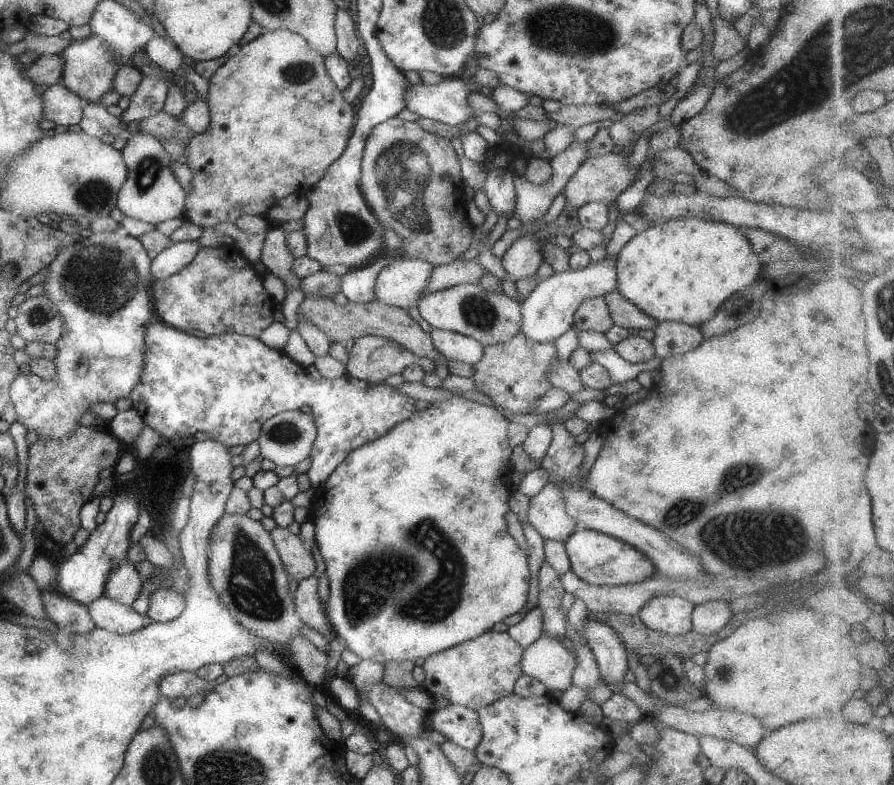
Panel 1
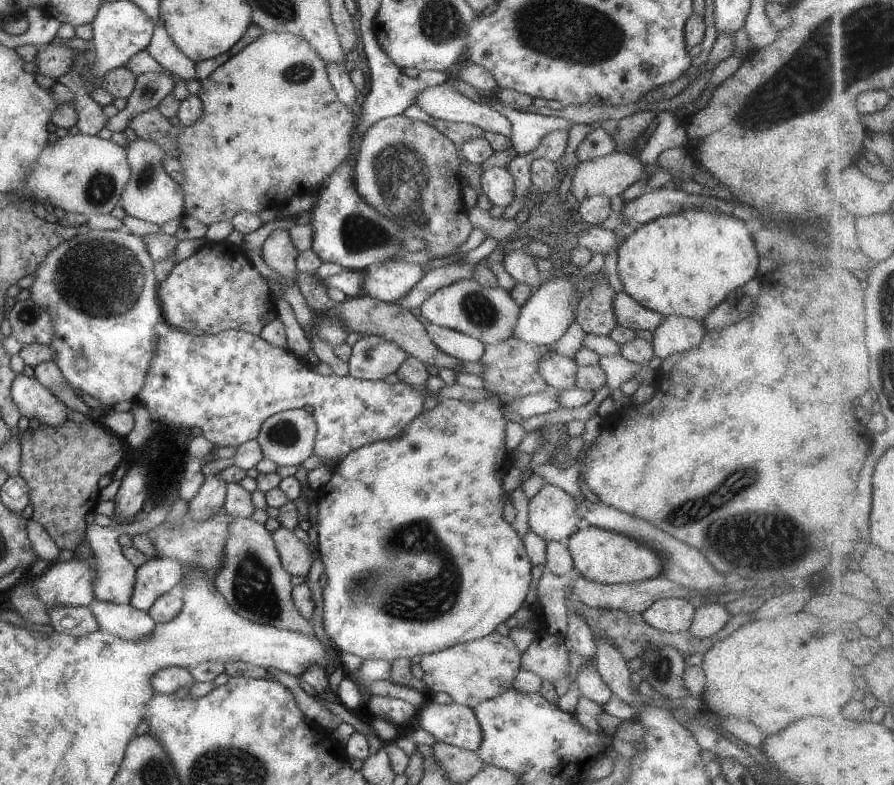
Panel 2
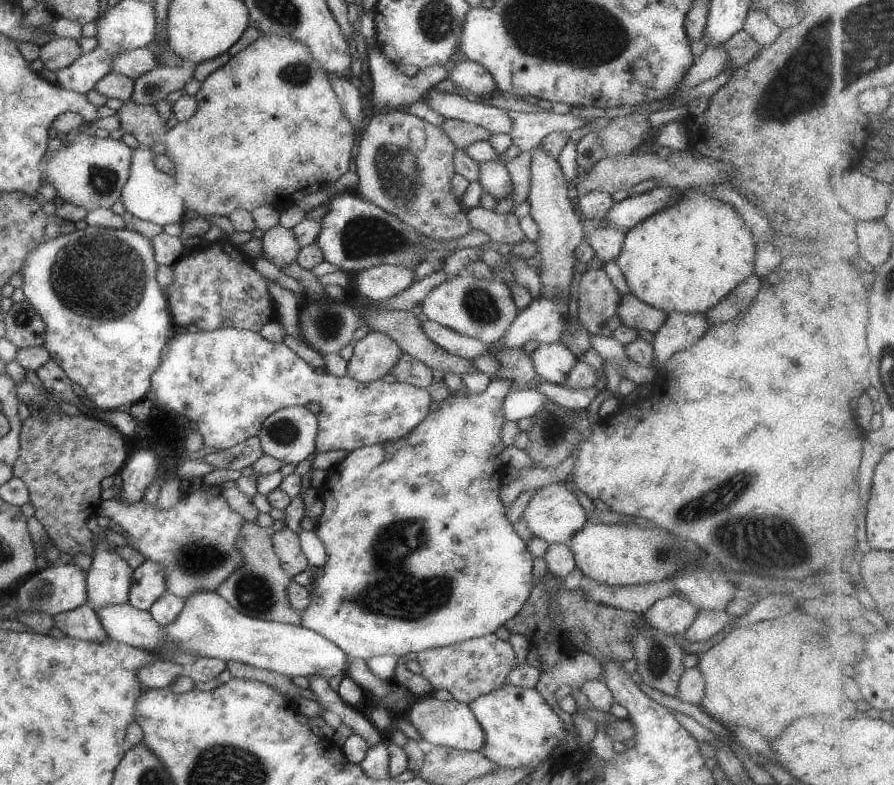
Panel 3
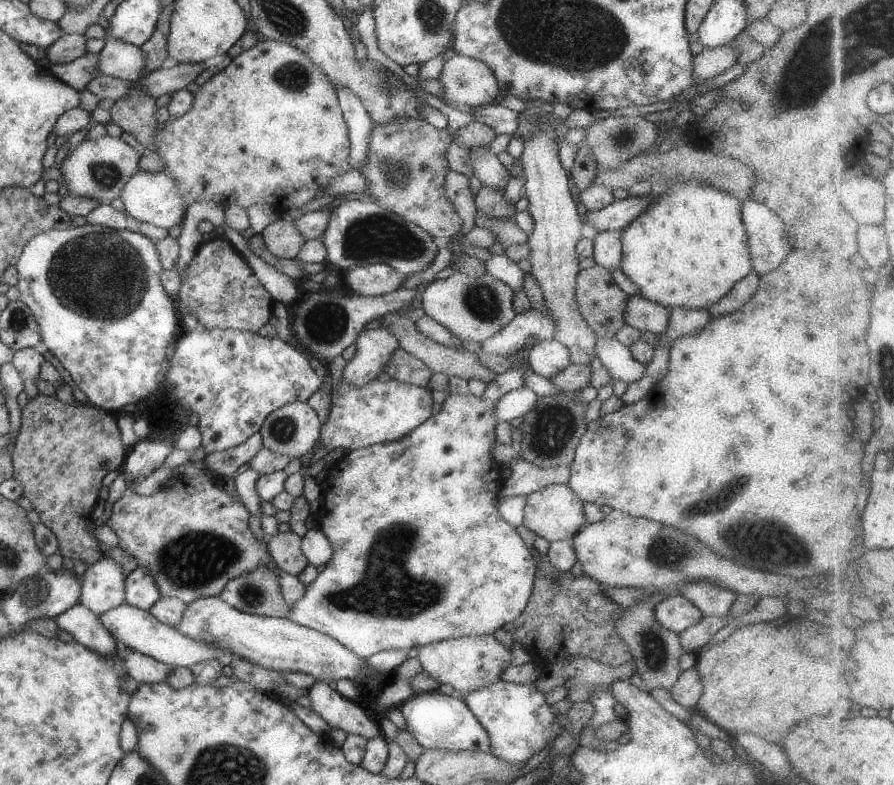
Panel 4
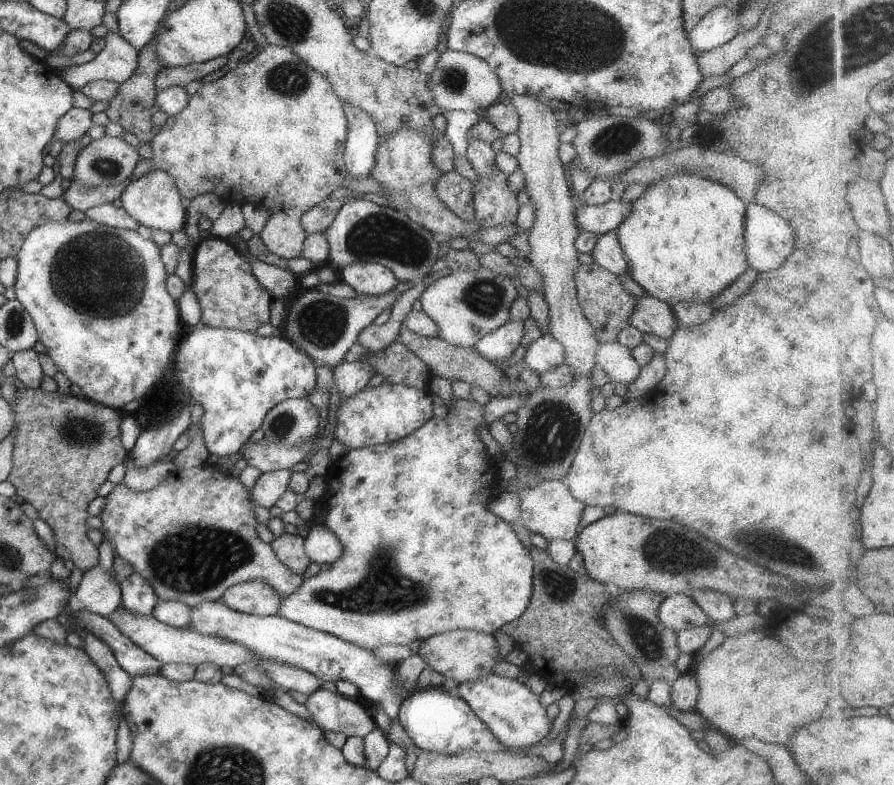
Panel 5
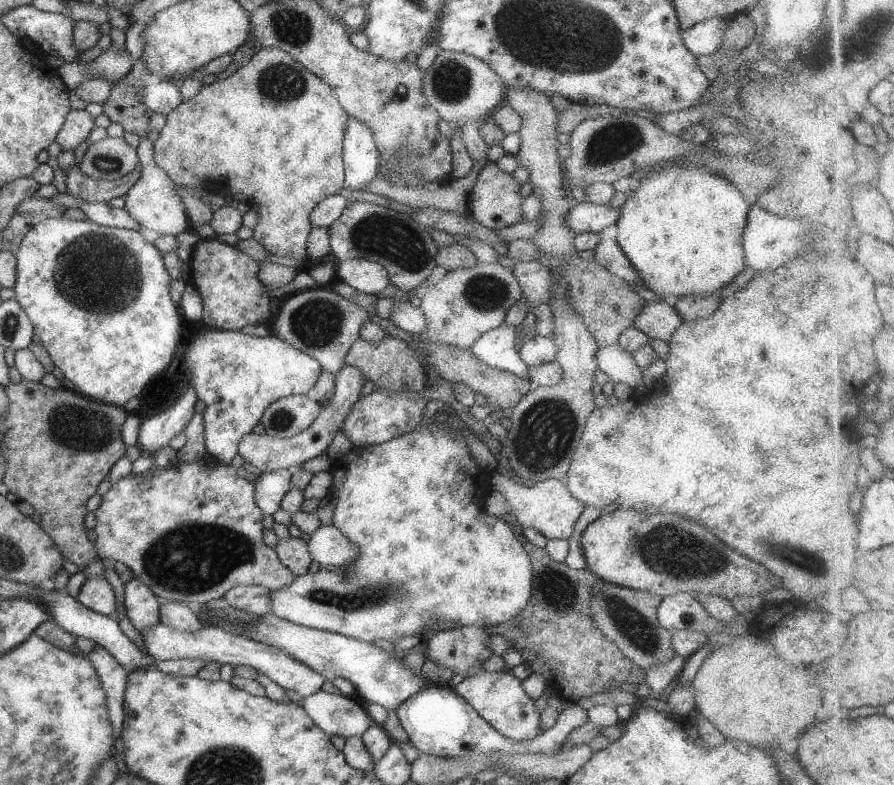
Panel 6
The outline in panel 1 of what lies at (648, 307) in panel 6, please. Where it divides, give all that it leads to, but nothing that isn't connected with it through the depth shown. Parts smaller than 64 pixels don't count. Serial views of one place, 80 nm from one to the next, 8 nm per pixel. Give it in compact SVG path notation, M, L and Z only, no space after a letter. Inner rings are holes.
M612 291L605 295L605 303L609 310L609 316L613 325L626 330L653 330L656 327L657 320L651 318L619 294L618 291Z

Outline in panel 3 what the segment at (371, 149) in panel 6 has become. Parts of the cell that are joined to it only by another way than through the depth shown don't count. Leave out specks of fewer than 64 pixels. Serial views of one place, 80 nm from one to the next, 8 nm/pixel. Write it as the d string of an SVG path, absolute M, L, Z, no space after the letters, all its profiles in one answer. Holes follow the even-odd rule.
M328 75L329 84L333 92L337 95L340 107L344 111L345 118L352 124L354 128L360 128L361 120L361 95L351 80L343 75Z

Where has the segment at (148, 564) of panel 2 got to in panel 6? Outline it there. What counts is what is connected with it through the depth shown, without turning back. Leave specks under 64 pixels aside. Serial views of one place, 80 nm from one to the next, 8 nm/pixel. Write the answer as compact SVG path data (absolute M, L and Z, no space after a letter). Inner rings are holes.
M133 577L126 582L123 602L127 618L138 632L160 622L159 607L162 601L139 579Z

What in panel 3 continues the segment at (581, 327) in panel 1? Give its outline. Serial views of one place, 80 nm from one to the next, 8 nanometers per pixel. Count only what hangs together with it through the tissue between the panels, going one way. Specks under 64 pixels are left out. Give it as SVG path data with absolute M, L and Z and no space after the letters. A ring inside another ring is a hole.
M603 269L585 271L578 285L578 324L590 335L611 337L620 325L616 306L621 296Z

